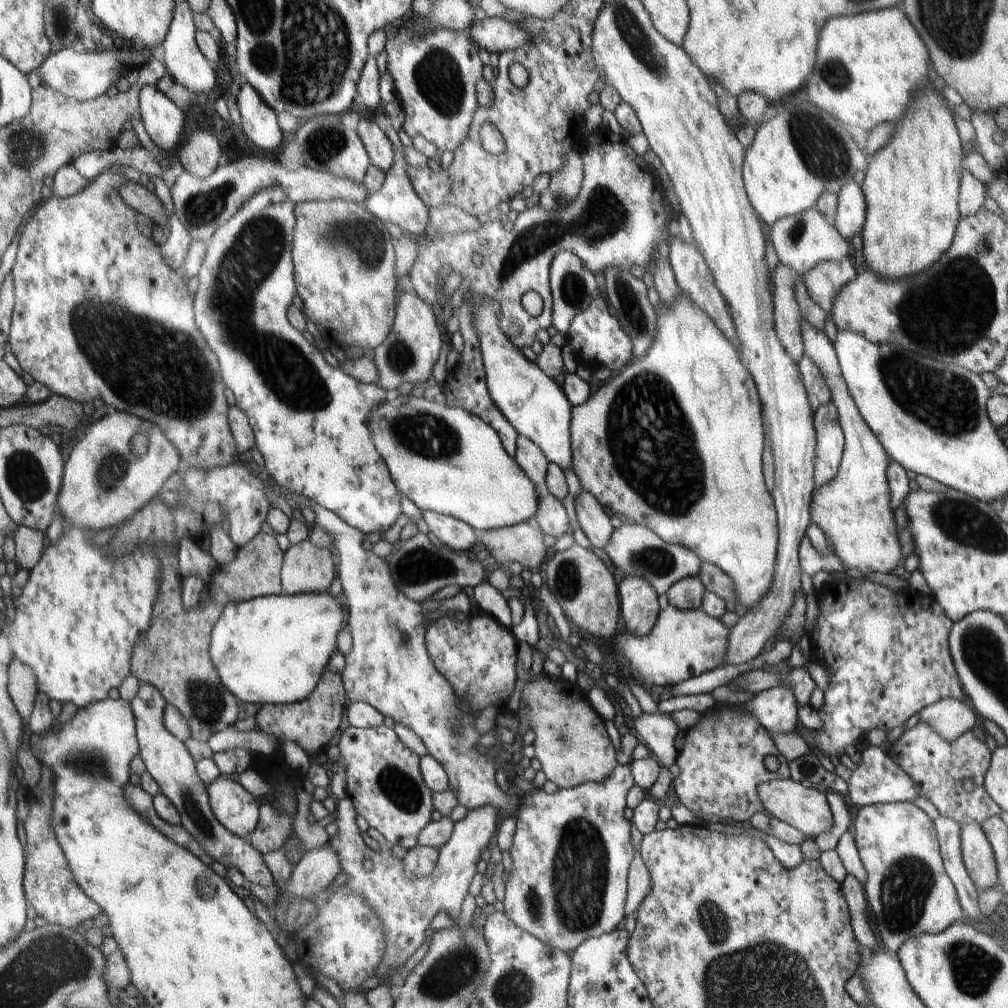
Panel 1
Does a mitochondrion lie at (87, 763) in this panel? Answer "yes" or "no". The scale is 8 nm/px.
yes

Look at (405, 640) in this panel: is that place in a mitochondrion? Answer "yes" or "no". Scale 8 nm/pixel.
yes

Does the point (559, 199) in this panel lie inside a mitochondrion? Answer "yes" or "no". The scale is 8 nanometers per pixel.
yes

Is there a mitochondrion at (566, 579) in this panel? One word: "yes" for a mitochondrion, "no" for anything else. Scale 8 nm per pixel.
yes

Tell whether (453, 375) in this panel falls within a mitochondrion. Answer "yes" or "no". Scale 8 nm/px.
no

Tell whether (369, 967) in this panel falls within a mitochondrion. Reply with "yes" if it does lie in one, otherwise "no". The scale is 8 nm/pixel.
no

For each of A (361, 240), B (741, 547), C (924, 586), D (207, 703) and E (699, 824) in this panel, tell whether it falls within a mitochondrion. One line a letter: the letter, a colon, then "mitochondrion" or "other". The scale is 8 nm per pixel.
A: mitochondrion
B: other
C: other
D: mitochondrion
E: other

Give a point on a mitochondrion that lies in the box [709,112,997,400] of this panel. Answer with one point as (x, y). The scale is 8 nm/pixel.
(907, 303)

